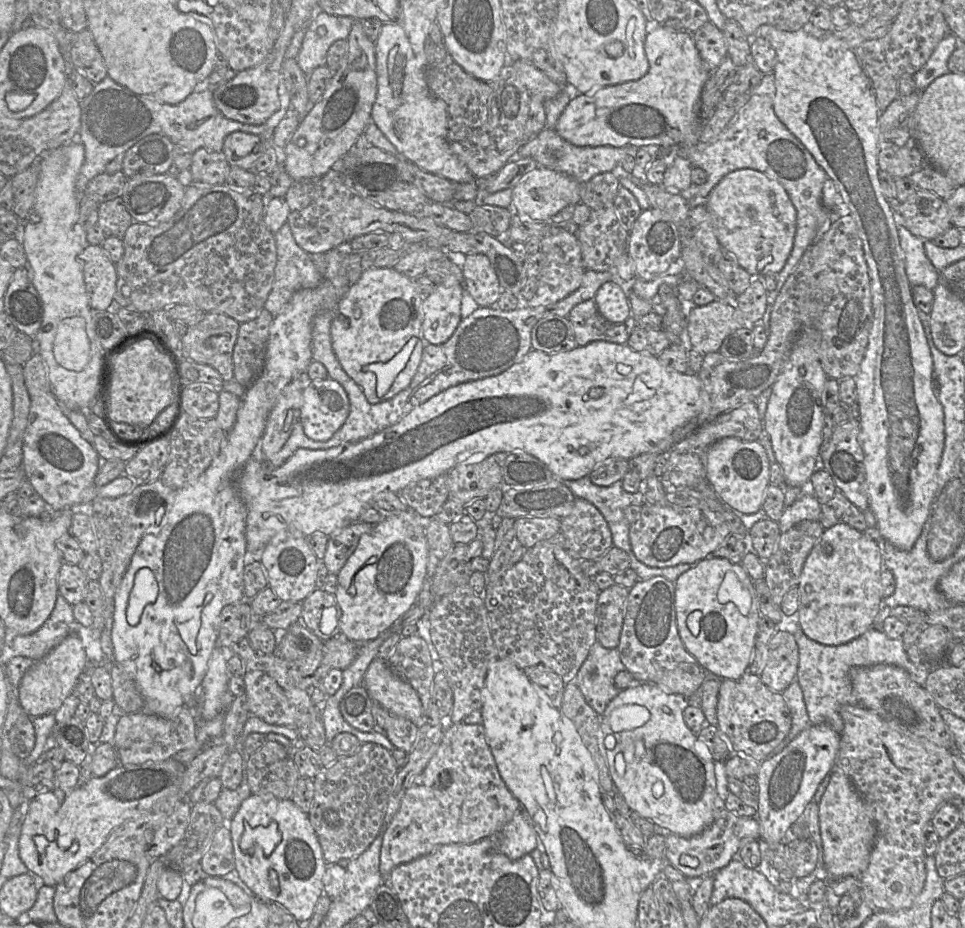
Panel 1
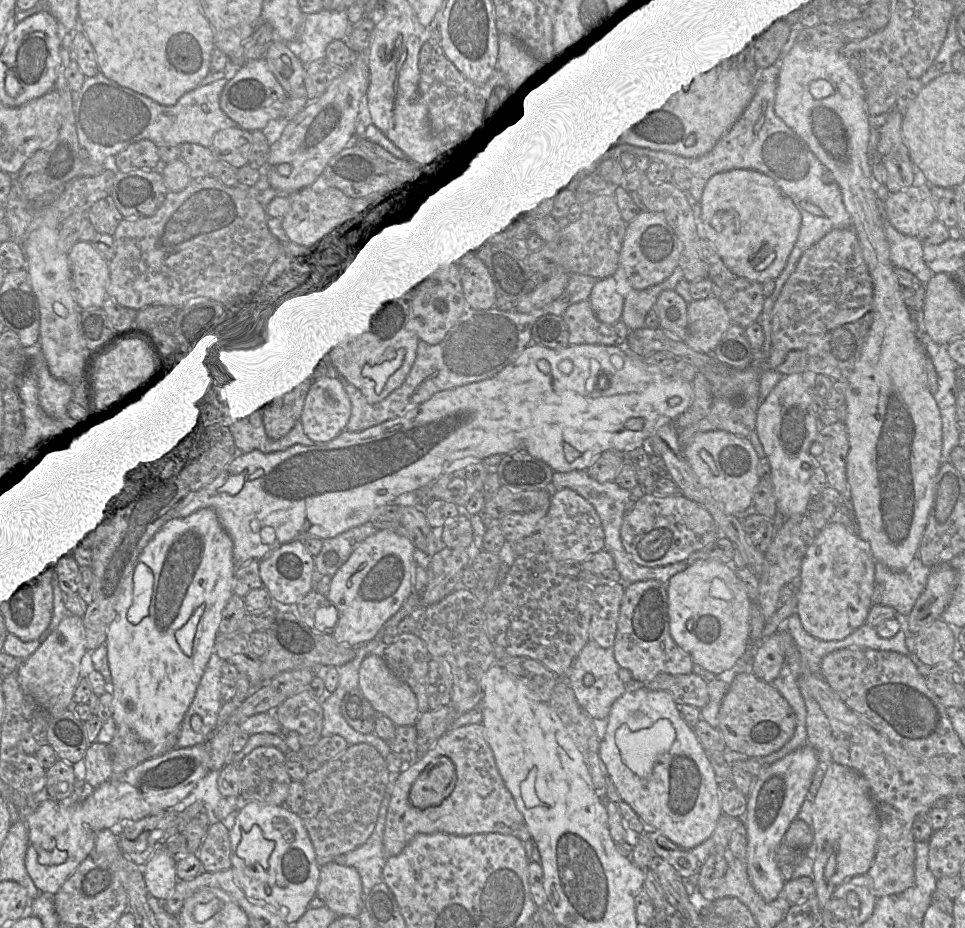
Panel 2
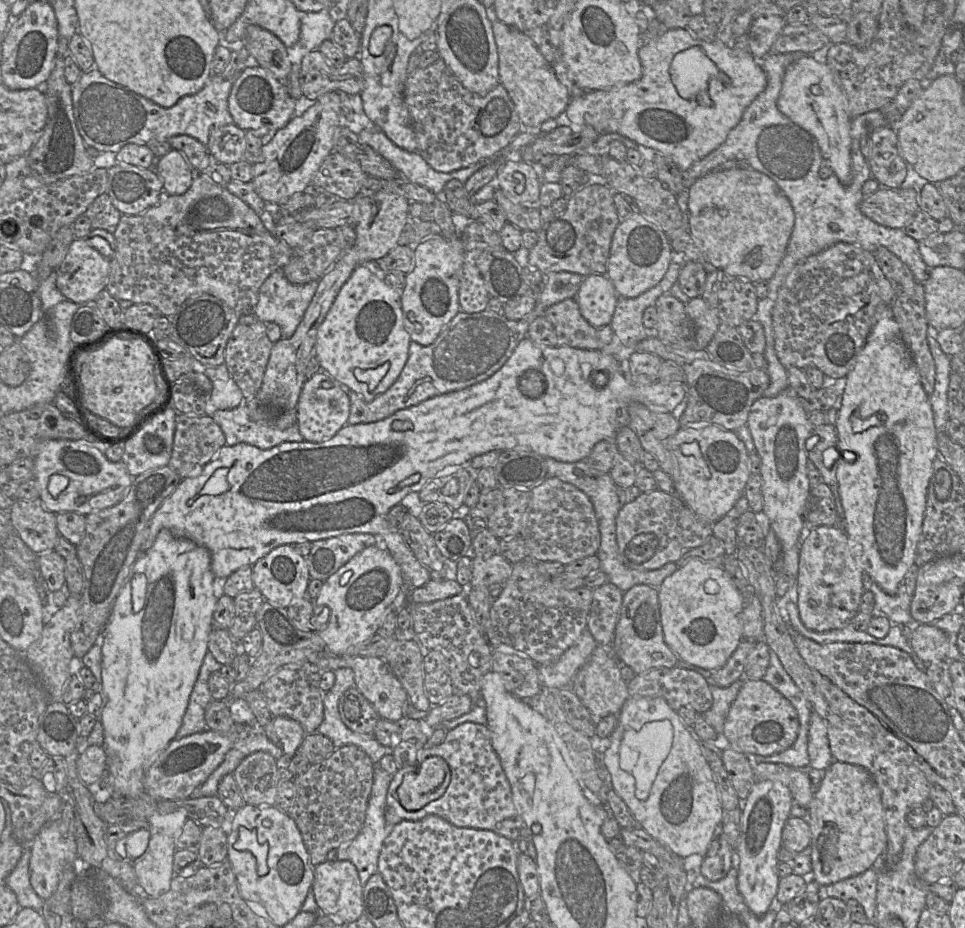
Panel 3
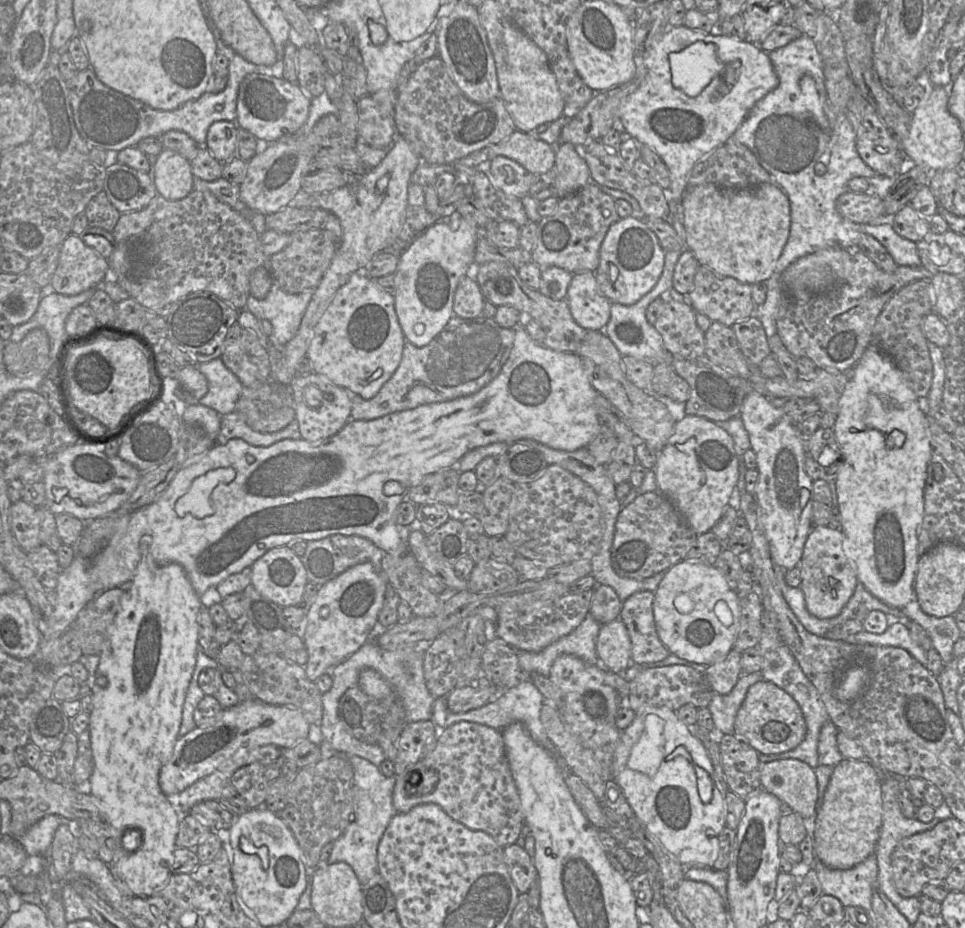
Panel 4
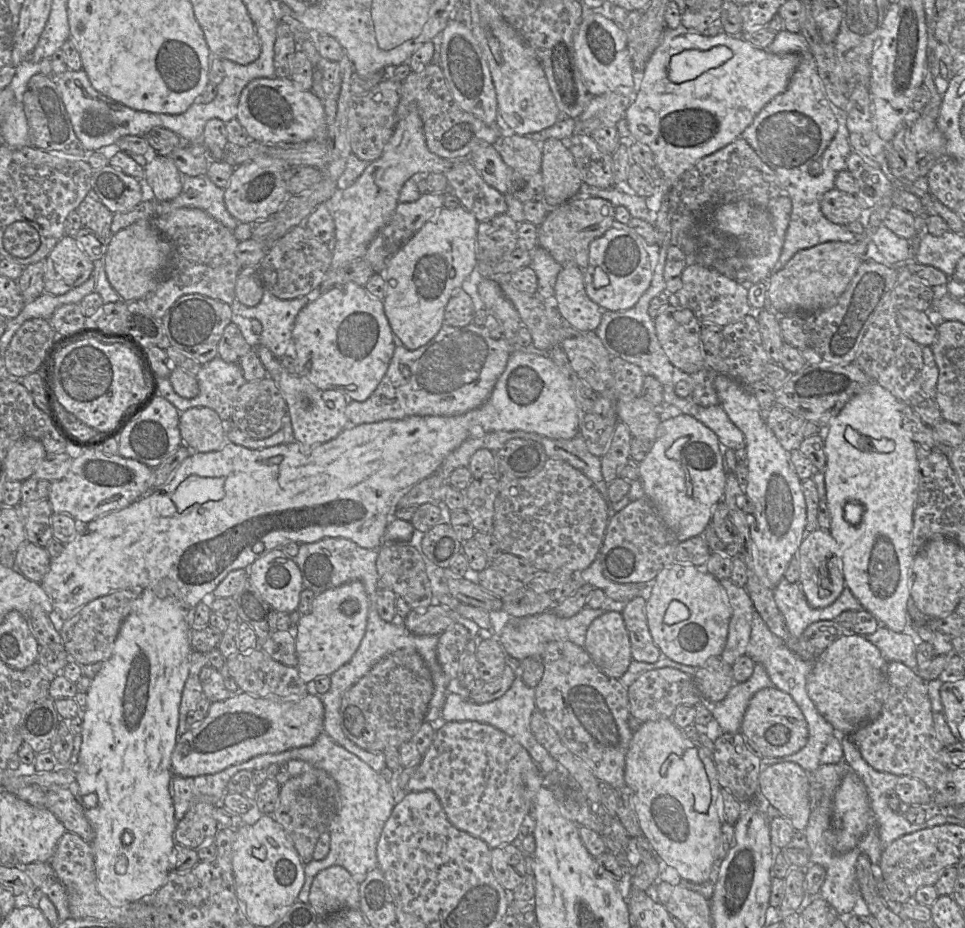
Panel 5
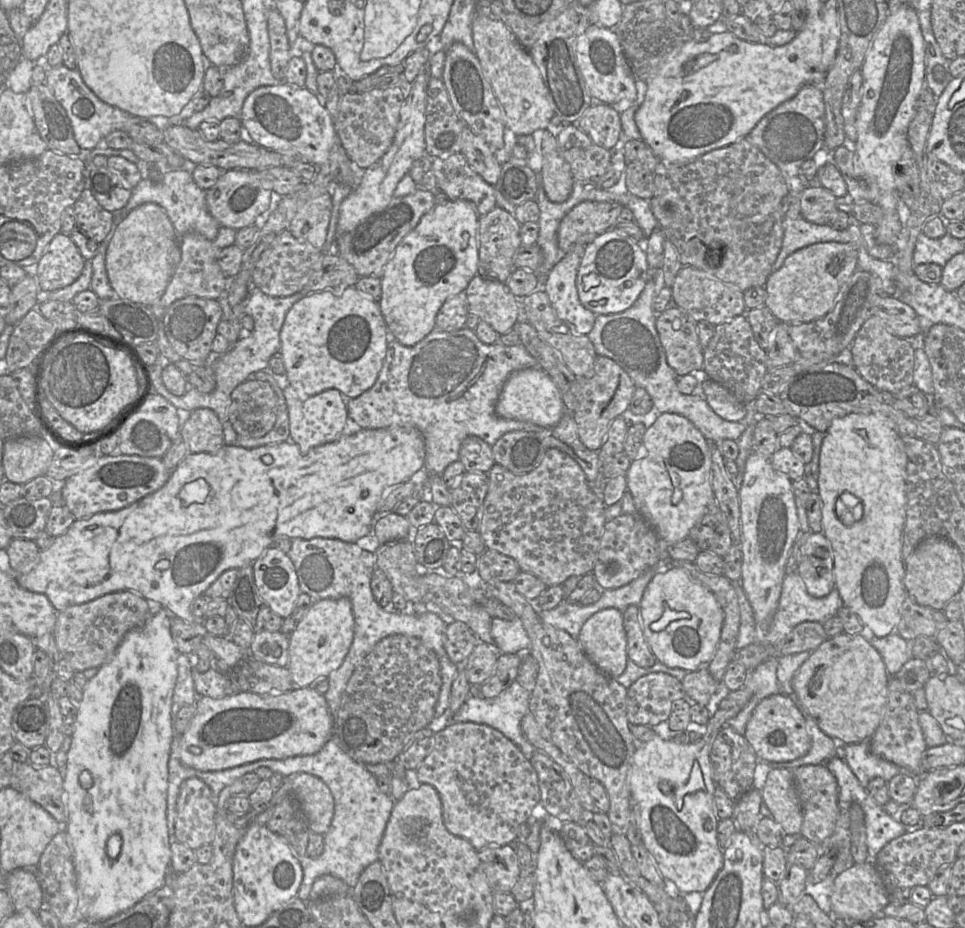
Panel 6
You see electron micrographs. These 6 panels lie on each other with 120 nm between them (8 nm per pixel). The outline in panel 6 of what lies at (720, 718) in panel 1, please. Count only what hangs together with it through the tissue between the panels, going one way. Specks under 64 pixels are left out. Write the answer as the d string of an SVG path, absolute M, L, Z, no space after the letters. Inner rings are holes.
M782 692L765 697L758 703L747 722L744 736L758 759L767 763L795 760L806 755L811 747L802 713Z

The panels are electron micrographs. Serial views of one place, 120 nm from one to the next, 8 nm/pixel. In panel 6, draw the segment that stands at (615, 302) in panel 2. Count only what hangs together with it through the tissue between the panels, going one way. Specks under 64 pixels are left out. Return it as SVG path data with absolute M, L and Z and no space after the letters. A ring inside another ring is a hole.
M575 245L545 276L539 278L539 289L548 295L551 306L557 316L576 334L587 335L593 328L596 314L585 308L579 300L576 288L576 277L586 245Z

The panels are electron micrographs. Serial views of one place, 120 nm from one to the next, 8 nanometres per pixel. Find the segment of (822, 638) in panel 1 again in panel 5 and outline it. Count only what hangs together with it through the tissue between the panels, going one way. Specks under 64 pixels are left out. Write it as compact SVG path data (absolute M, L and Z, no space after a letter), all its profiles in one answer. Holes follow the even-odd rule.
M817 529L806 533L798 549L798 559L798 583L808 604L813 608L824 608L831 605L846 585L840 552L829 530Z

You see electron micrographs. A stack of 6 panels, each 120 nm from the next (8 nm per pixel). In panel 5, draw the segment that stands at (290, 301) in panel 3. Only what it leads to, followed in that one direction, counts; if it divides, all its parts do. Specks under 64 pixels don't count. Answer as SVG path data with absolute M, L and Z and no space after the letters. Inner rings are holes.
M265 290L261 301L255 306L246 306L235 299L231 304L233 315L240 315L249 319L257 319L262 324L259 334L259 343L267 347L277 357L282 357L292 341L292 329L299 311L309 303L308 295L294 299L280 299L268 290Z

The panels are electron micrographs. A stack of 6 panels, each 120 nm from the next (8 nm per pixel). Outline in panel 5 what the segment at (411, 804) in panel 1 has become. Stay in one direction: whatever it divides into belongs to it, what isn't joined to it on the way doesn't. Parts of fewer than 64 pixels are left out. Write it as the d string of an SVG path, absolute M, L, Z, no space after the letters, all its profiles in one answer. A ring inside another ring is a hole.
M476 721L446 722L435 732L431 745L424 754L423 759L421 760L417 769L411 775L405 788L405 791L433 791L435 795L438 797L440 804L447 816L447 819L455 828L464 831L476 838L481 839L491 849L494 849L503 845L512 845L510 843L512 843L514 839L517 837L525 816L529 814L532 810L532 793L530 793L524 785L524 774L528 770L539 770L539 768L530 757L527 750L504 732L498 730L497 728L489 724L483 724Z

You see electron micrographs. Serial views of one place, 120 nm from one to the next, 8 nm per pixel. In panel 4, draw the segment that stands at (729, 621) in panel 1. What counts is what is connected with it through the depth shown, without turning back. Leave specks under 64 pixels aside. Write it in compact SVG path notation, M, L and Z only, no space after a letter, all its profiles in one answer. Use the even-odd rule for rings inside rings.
M681 560L666 570L654 592L653 615L658 637L673 655L689 662L709 666L723 660L733 648L740 627L740 598L734 587L716 567L702 561ZM680 594L689 595L694 602L694 608L690 613L684 614L675 608L674 599ZM719 601L725 602L731 611L733 622L729 626L723 625L715 615L714 607Z

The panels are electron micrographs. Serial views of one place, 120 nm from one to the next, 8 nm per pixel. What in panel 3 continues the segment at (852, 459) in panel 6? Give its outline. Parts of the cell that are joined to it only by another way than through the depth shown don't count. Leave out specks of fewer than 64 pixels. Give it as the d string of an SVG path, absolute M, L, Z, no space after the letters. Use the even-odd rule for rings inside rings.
M891 308L880 311L879 319L873 325L871 333L857 358L854 368L846 378L846 387L842 395L842 404L836 422L838 435L838 445L836 448L841 454L844 451L855 453L856 460L854 462L848 462L842 457L838 460L837 482L845 516L845 533L850 540L852 555L859 561L864 573L868 574L885 593L894 595L898 590L900 582L910 569L915 566L916 549L922 532L926 511L928 487L933 475L933 464L938 455L938 443L930 397L923 388L917 366L910 350L902 338L899 324L894 318Z

